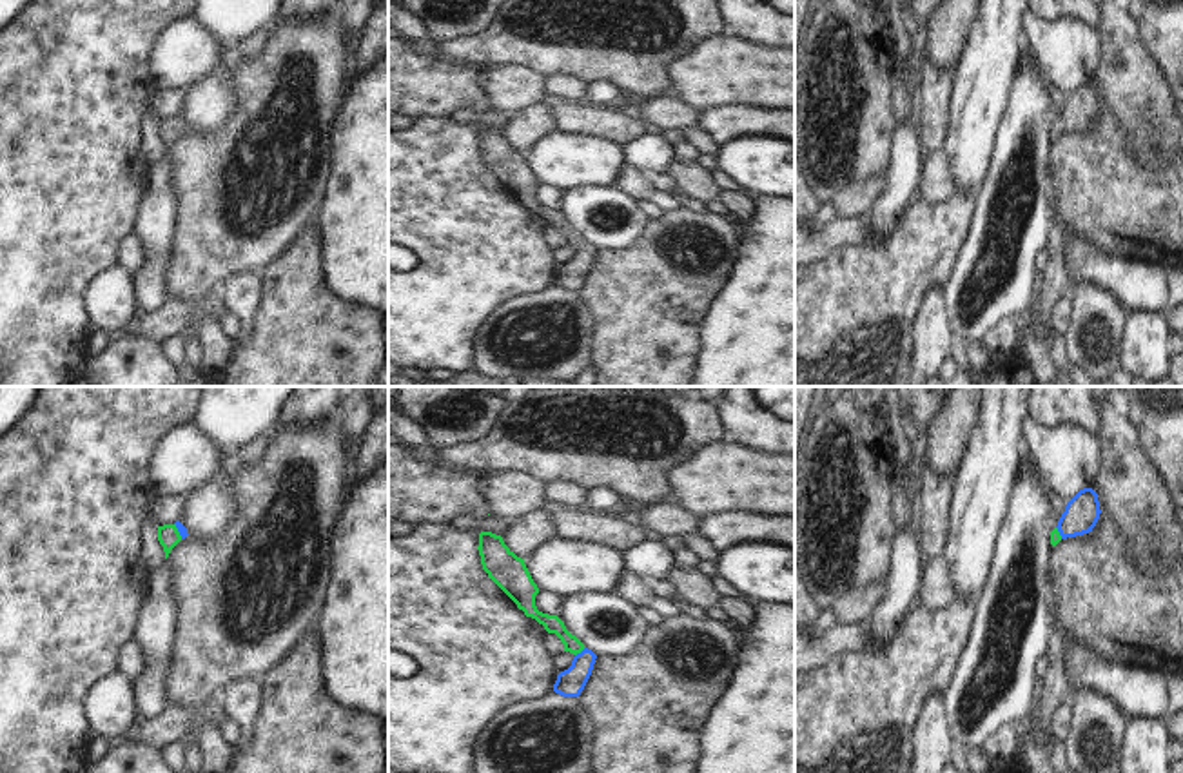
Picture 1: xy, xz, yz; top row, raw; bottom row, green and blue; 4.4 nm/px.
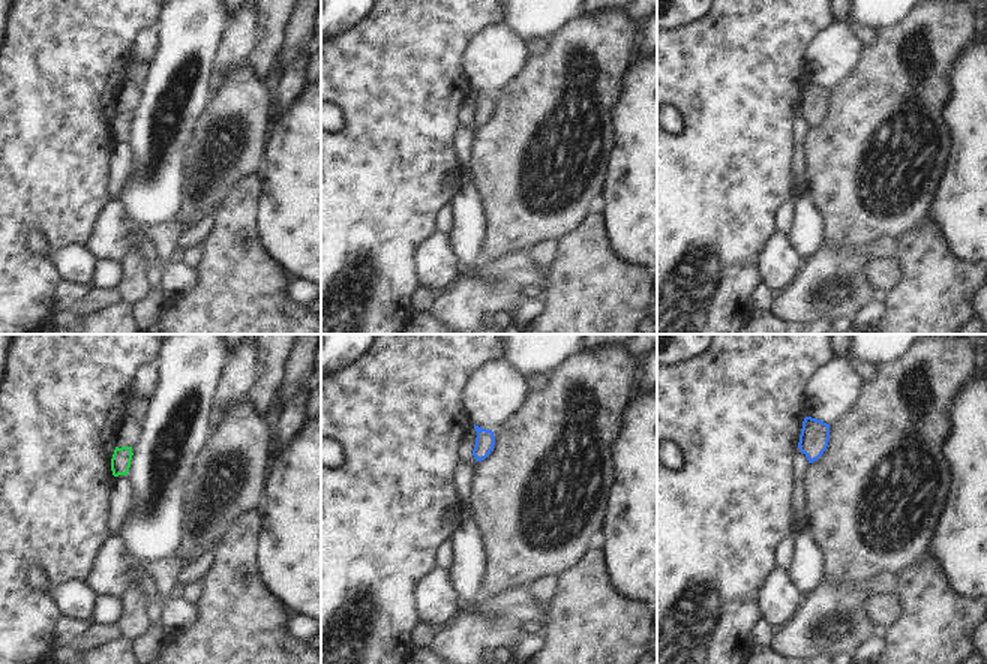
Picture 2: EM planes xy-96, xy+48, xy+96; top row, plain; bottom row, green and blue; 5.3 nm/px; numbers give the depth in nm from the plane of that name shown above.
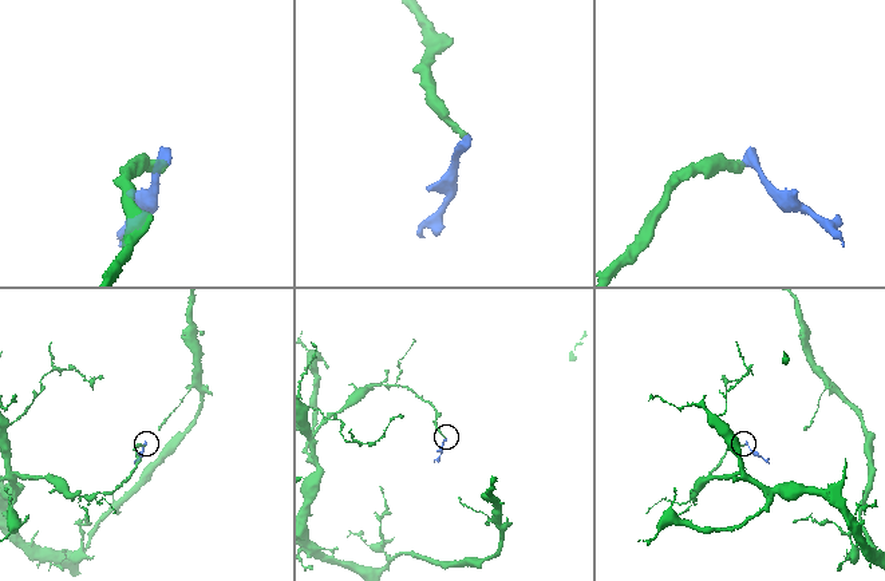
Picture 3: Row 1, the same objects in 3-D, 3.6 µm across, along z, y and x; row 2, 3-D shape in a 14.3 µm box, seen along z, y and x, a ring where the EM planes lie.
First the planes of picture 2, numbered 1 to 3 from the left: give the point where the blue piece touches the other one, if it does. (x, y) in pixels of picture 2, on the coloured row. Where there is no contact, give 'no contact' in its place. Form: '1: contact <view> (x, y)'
1: no contact
2: no contact
3: no contact

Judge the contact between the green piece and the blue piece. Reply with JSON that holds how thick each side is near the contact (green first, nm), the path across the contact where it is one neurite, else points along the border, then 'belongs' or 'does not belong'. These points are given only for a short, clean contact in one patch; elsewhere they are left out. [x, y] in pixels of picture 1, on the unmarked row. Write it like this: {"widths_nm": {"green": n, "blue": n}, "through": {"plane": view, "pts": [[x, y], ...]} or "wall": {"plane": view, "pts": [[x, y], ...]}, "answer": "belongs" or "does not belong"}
{"widths_nm": {"green": 80, "blue": 120}, "through": {"plane": "xz", "pts": [[552, 216], [579, 245], [579, 265], [570, 276]]}, "answer": "belongs"}

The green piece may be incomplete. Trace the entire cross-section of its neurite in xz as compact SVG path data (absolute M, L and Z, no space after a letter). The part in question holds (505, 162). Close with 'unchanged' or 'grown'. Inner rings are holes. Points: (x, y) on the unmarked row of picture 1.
M492 125L479 127L479 149L483 163L488 171L524 205L526 210L535 212L548 227L555 227L564 238L564 245L573 247L572 259L557 269L553 285L562 290L579 290L584 283L597 249L588 243L575 229L572 229L557 209L548 209L537 203L535 189L539 187L524 152L517 151L503 134Z; grown

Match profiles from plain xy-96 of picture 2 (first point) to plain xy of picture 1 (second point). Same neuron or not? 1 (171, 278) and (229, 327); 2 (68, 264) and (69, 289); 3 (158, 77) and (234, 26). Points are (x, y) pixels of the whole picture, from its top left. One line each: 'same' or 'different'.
1: same
2: different
3: same

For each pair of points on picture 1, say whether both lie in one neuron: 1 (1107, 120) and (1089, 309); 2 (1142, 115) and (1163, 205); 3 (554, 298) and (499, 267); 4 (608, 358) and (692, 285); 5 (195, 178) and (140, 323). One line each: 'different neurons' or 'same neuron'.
1: different neurons
2: different neurons
3: different neurons
4: same neuron
5: different neurons

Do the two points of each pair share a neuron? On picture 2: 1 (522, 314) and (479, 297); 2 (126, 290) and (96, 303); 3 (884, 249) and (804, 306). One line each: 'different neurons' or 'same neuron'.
1: same neuron
2: different neurons
3: same neuron

